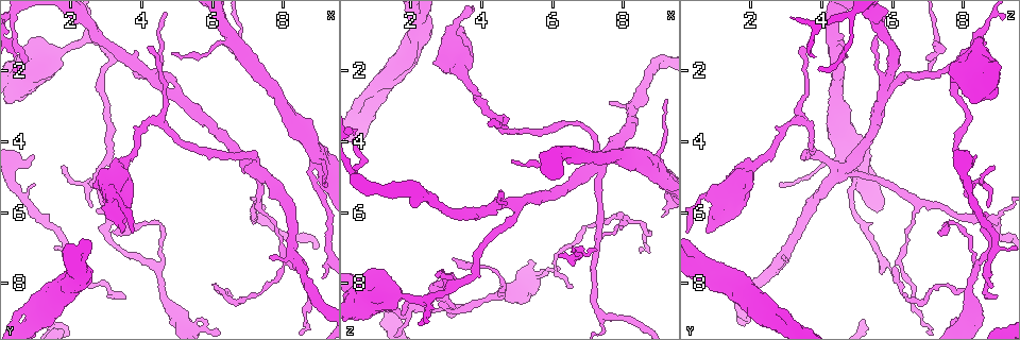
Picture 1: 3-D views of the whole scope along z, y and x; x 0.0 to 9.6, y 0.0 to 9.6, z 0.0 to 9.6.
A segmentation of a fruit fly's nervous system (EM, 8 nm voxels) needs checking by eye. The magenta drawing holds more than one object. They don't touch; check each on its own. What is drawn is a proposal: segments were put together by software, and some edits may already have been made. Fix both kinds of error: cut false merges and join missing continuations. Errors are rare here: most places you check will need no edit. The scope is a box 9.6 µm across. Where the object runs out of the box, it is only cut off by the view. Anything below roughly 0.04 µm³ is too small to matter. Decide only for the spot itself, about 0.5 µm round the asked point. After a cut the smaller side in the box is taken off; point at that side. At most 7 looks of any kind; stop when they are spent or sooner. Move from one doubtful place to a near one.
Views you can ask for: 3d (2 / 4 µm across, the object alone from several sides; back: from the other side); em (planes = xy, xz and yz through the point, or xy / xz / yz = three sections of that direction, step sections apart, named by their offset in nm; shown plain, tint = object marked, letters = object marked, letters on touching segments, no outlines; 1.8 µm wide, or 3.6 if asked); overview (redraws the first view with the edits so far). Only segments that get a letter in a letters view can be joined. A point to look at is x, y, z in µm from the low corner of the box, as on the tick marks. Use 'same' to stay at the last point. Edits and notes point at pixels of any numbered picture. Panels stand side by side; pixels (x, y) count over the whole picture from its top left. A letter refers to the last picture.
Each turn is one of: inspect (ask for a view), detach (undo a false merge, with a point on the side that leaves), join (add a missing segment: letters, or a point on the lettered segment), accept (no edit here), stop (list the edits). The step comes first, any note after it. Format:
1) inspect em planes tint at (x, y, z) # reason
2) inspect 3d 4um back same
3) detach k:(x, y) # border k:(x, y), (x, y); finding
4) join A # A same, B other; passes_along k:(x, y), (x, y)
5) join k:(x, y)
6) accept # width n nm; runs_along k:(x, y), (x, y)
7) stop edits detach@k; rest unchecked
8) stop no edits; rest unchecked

inspect em planes plain at (9.15, 4.85, 4.95) # calibre changes

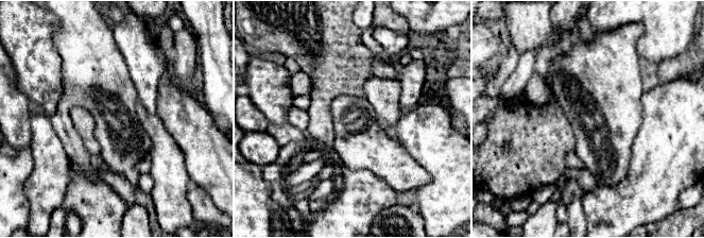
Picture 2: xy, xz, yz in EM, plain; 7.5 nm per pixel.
inspect em planes letters same

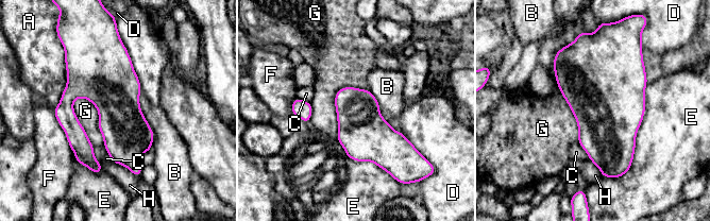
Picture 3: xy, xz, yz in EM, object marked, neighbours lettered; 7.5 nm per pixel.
accept # longest_contact E 800 nm; A other, B other, C other, D other, E other, F other, G other, H other; border 3:(77, 97), (95, 106), (103, 146); all the same cell

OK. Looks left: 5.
inspect 3d 2um at (7.30, 6.20, 8.90) # calibre changes

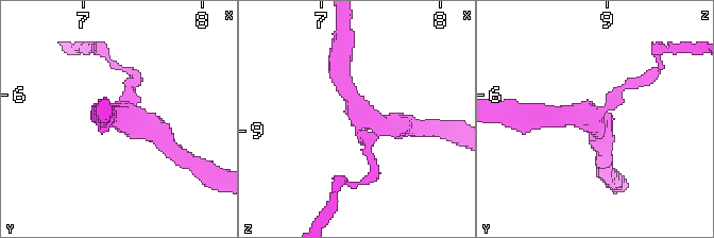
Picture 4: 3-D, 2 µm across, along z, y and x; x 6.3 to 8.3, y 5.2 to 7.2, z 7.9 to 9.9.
inspect em xz step 16 tint at (7.36, 6.18, 8.86) # arms 3; shape alone is not enough

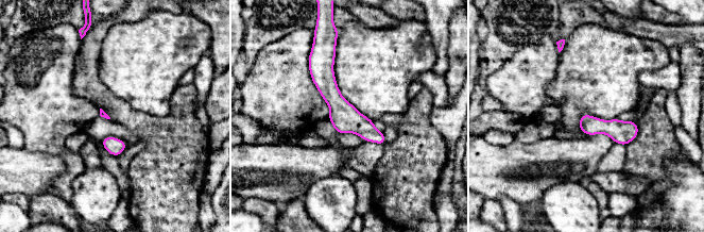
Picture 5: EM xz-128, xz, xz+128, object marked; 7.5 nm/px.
inspect em planes letters same

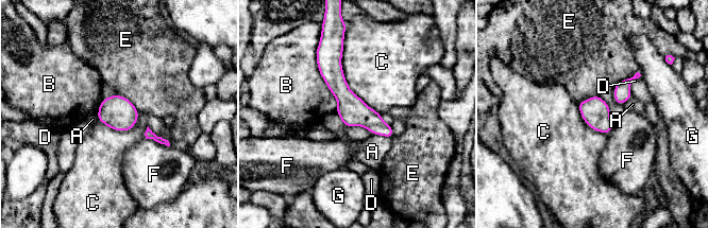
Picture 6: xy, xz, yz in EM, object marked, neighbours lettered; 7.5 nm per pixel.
accept # width 220 nm; A other, B other, C other, D other, E other, F other, G other; continuous, no second cell

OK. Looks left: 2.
inspect em xy step 8 tint at (3.05, 8.35, 8.95) # thin end

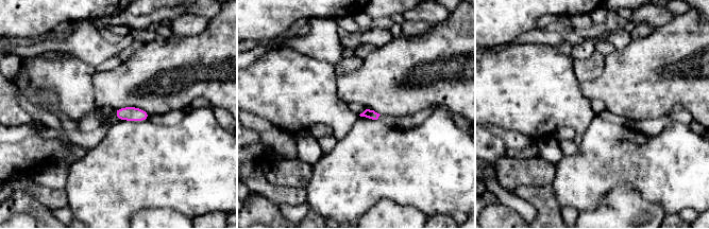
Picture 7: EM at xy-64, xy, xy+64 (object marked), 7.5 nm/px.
inspect em planes letters same # another direction

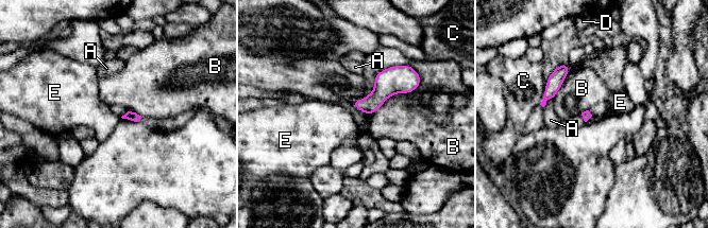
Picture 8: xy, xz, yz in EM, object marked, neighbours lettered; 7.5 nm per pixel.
accept # width 70 nm; A other, B other, C other, D other, E other; border 8:(592, 116), (586, 121); no lettered segment goes on from it

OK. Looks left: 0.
stop no edits; rest unchecked

